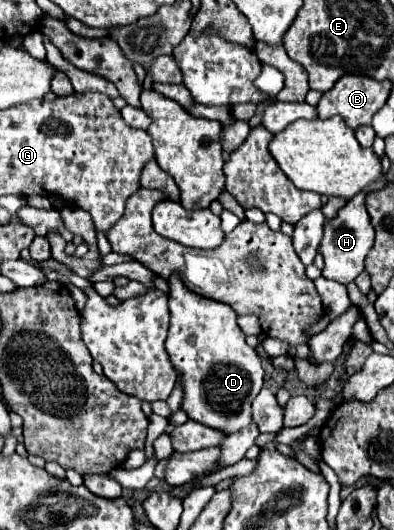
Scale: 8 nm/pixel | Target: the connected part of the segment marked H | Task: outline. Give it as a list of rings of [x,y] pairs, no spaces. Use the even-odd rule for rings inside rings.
[[[358,193],[348,201],[346,207],[338,211],[338,215],[324,225],[324,237],[320,243],[320,251],[324,257],[322,277],[338,281],[342,285],[352,283],[364,271],[364,259],[374,245],[374,227],[370,225],[370,217],[364,207],[364,195]]]

